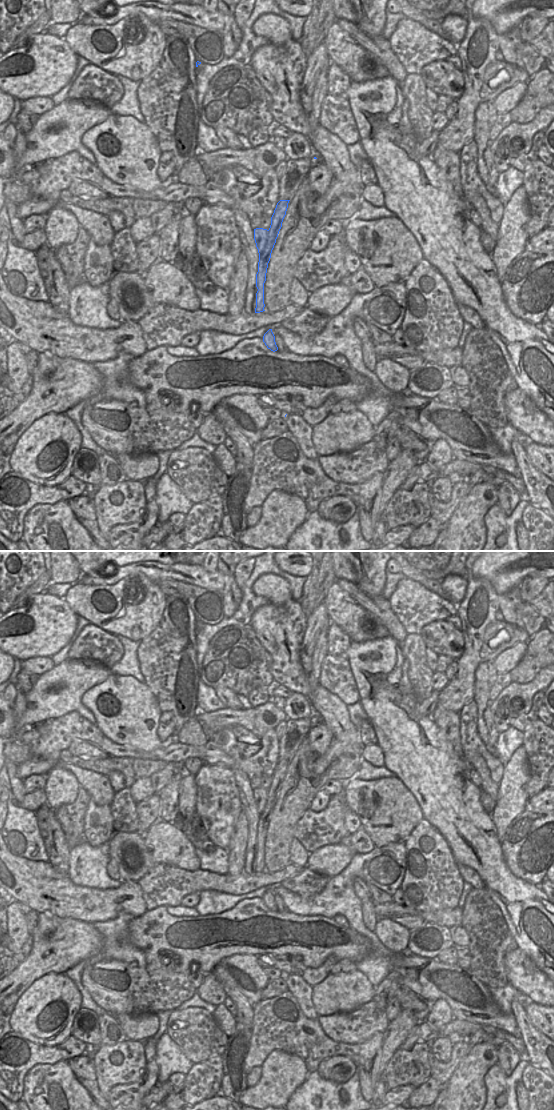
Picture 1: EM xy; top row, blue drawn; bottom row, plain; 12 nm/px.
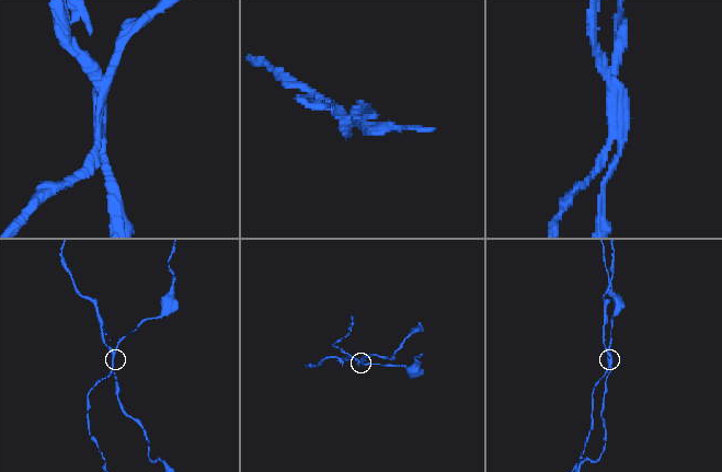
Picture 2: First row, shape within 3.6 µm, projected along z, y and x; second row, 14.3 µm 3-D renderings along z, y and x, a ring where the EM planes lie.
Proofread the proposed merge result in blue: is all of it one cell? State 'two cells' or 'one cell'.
two cells

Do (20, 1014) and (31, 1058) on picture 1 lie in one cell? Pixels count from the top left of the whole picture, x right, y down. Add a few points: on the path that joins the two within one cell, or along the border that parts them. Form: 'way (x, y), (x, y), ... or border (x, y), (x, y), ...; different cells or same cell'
border (11, 1030), (35, 1043), (49, 1045); different cells

